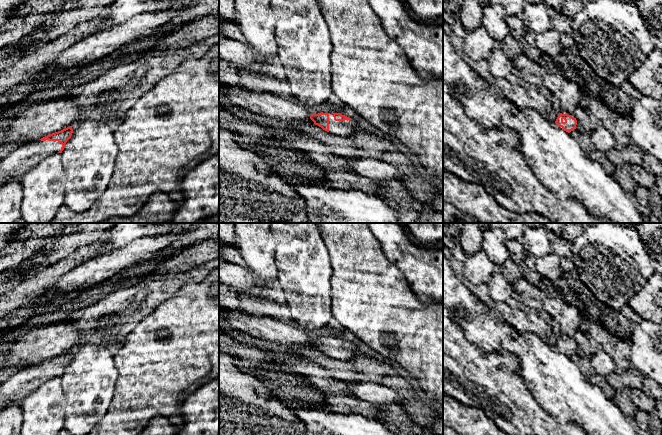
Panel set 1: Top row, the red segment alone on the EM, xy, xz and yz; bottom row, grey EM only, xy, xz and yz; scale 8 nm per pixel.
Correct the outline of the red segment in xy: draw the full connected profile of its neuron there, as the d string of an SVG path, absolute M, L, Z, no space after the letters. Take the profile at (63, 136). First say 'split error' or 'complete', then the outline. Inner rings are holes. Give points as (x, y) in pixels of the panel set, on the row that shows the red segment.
split error | M72 126L52 133L38 141L20 145L7 157L0 160L0 181L16 181L25 172L38 165L43 159L53 153L61 153L66 142L72 136Z

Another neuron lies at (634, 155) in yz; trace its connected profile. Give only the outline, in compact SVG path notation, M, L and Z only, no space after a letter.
M630 142L623 149L613 148L606 155L616 167L623 163L634 166L642 164L644 152L635 143Z

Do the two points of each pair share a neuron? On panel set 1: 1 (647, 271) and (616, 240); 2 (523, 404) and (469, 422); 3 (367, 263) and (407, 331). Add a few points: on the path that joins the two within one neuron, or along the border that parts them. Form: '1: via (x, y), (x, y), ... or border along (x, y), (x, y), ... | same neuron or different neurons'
1: via (638, 264), (634, 264), (619, 249) | same neuron
2: border along (466, 405), (479, 408), (495, 424) | different neurons
3: via (371, 280), (371, 295), (390, 314) | same neuron

